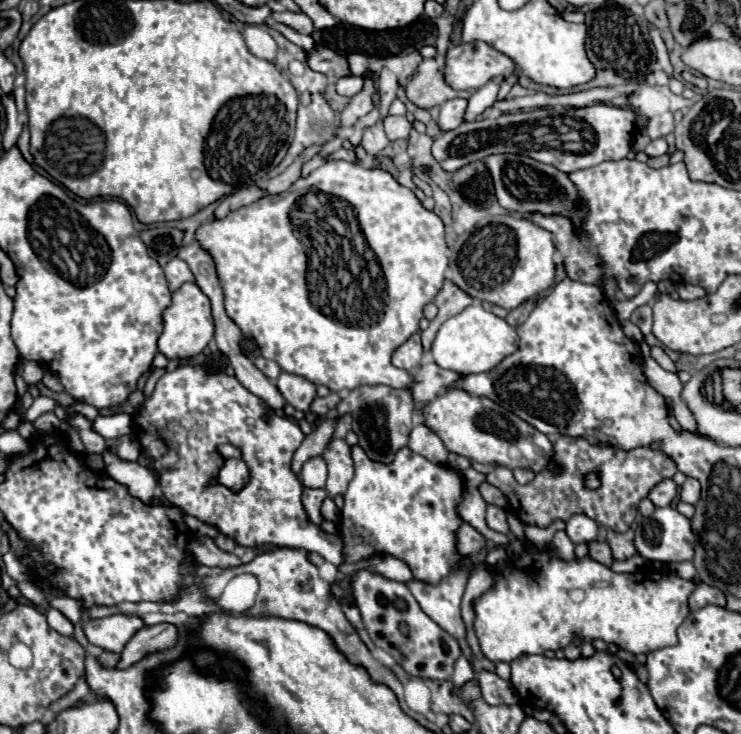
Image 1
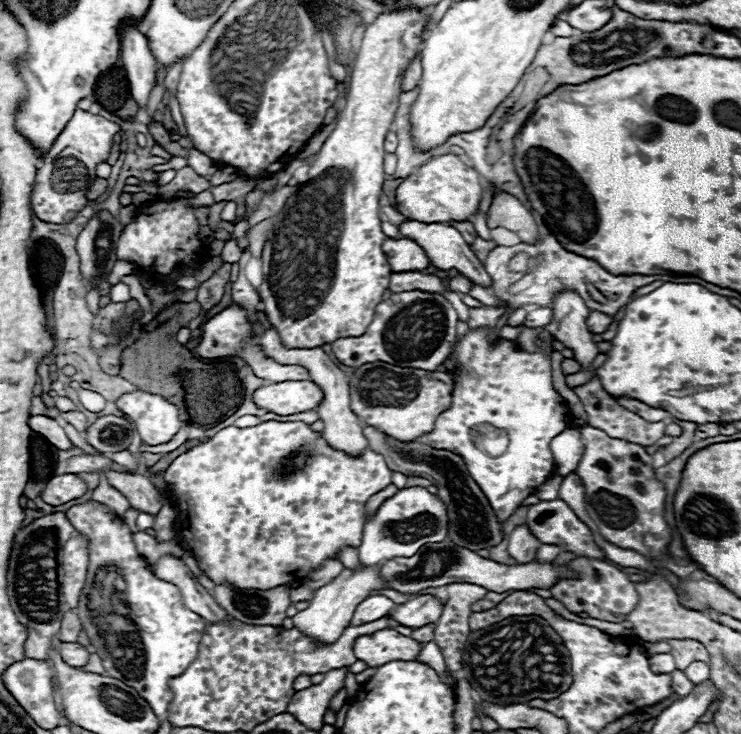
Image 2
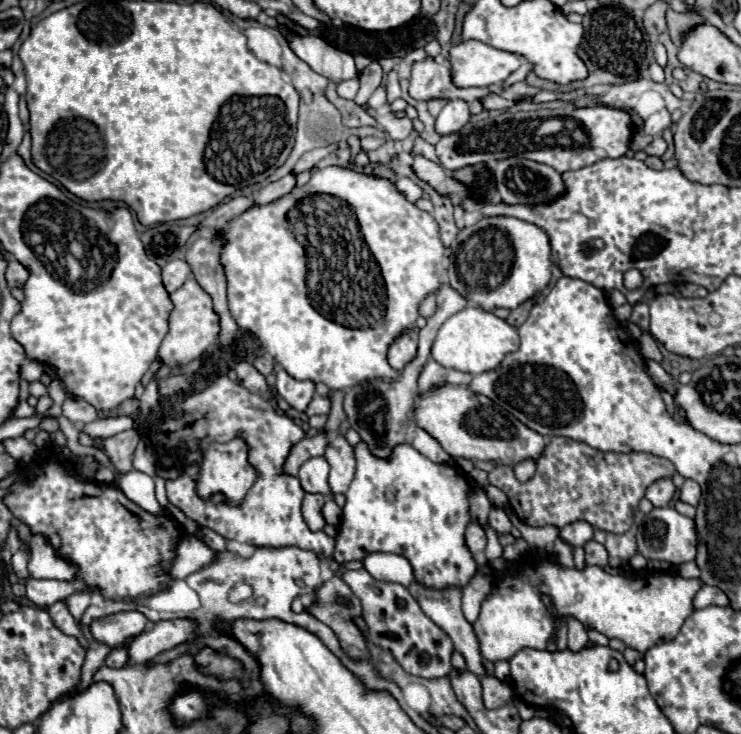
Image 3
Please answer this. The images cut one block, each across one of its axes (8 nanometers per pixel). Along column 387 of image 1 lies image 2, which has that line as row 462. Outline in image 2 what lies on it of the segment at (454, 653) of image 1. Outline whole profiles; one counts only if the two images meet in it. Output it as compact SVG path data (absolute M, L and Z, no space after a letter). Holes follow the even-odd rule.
M580 426L584 438L584 454L574 470L586 488L586 510L596 522L600 534L620 546L640 552L646 558L666 554L670 542L670 528L664 520L664 486L656 480L652 456L640 444L612 440L602 430Z

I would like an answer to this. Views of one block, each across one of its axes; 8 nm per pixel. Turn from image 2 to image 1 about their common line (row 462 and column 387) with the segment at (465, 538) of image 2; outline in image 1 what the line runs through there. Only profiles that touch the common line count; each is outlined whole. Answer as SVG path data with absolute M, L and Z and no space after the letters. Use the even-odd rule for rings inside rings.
M360 386L356 390L338 392L342 402L332 412L346 412L352 416L352 430L358 436L358 446L374 462L390 464L400 448L408 444L408 434L412 430L414 400L410 390L394 390L388 386Z

